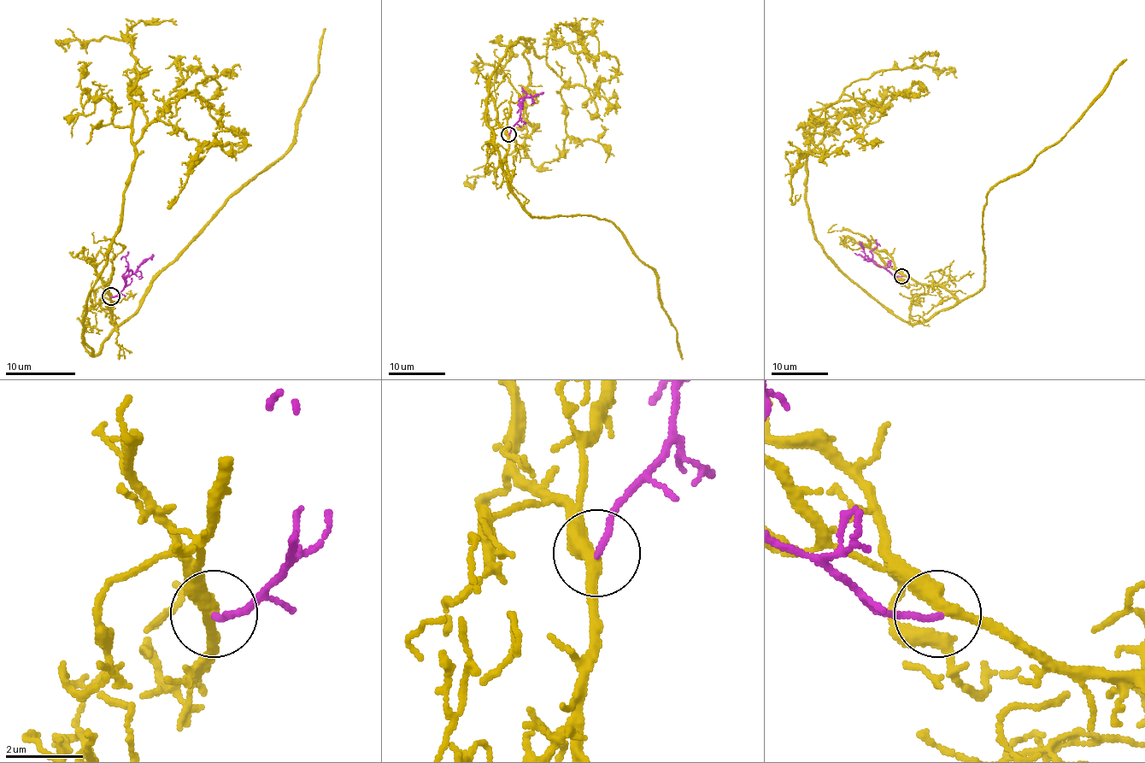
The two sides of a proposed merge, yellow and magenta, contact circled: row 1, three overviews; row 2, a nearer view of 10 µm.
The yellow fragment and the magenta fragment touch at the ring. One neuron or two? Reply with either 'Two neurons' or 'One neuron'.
One neuron

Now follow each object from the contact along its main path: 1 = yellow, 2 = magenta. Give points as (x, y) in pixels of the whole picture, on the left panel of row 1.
1: (110, 295), (114, 328), (93, 355), (82, 340), (82, 316), (135, 158), (133, 43), (72, 39), (67, 51)
2: (110, 296), (125, 286), (125, 279), (154, 255)

